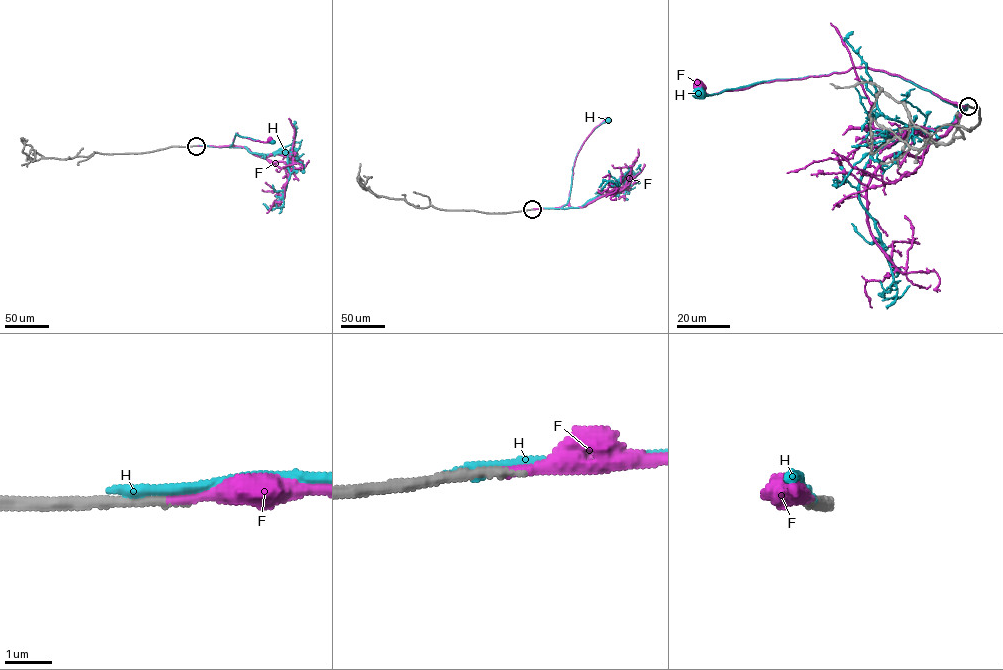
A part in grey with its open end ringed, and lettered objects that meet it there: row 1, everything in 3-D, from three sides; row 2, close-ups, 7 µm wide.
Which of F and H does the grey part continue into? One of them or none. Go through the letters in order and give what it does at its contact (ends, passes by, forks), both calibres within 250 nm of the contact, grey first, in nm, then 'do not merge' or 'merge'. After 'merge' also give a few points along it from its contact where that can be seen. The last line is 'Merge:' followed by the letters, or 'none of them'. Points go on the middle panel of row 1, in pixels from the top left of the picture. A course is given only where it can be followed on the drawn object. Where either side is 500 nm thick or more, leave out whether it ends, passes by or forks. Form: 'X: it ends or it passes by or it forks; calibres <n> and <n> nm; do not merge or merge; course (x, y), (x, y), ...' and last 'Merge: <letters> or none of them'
F: it ends; calibres 200 and 220 nm; merge; course (532, 209), (569, 205), (577, 153), (592, 131), (606, 120)
H: it ends; calibres 280 and 280 nm; do not merge
Merge: F

